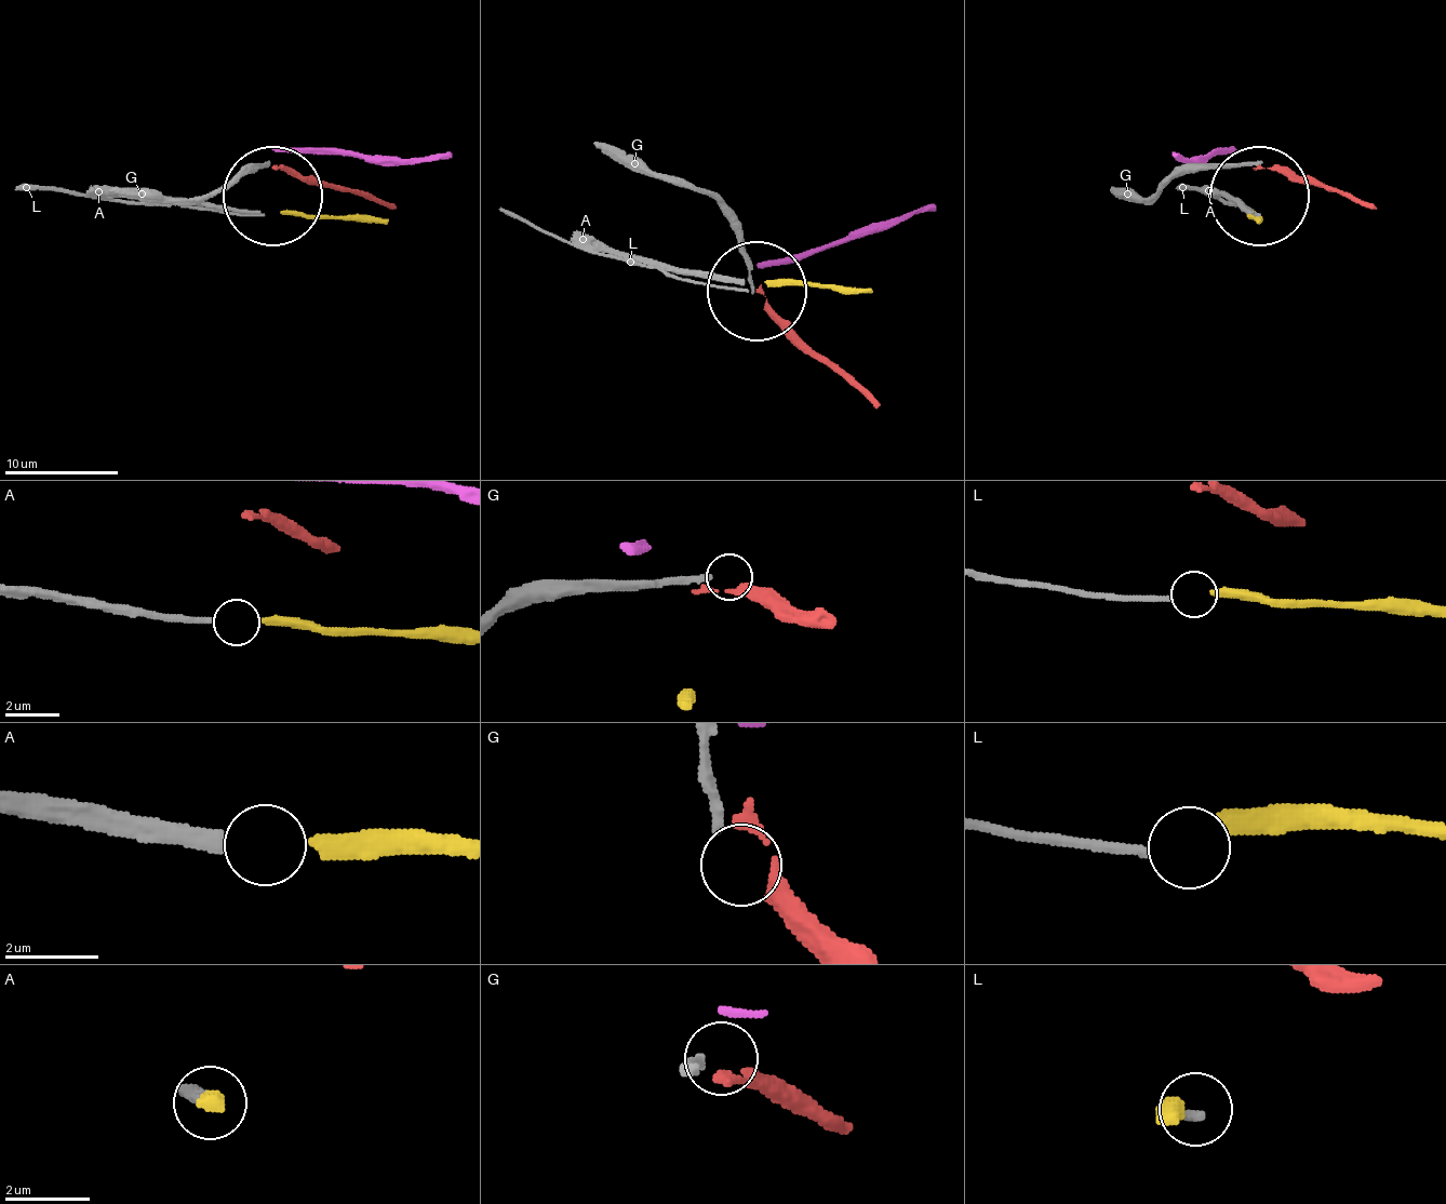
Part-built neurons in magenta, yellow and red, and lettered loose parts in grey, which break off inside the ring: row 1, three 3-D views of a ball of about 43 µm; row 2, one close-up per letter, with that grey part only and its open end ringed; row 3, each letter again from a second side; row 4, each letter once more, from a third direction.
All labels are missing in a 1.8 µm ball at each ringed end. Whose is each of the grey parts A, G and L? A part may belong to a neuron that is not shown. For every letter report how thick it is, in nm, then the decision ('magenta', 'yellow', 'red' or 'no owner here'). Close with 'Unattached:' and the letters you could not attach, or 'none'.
A: calibre 320 nm; yellow
G: calibre 240 nm; no owner here
L: calibre 220 nm; no owner here
Unattached: G, L

